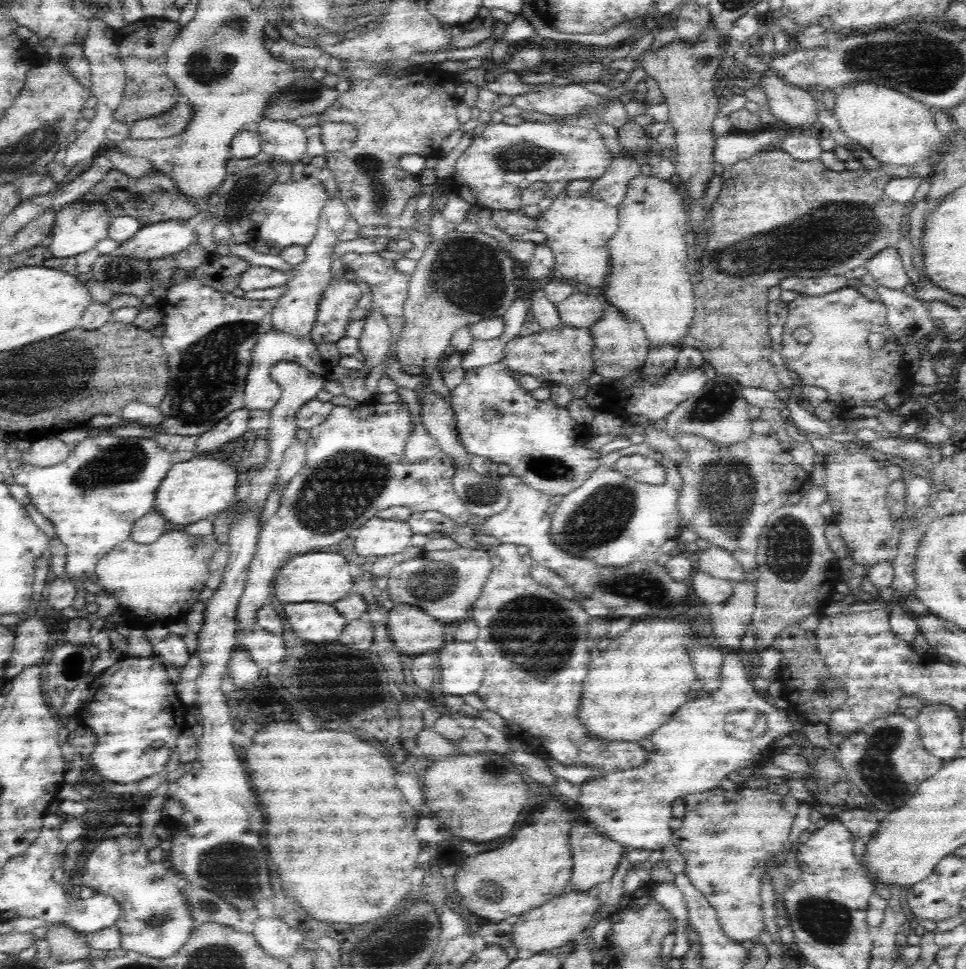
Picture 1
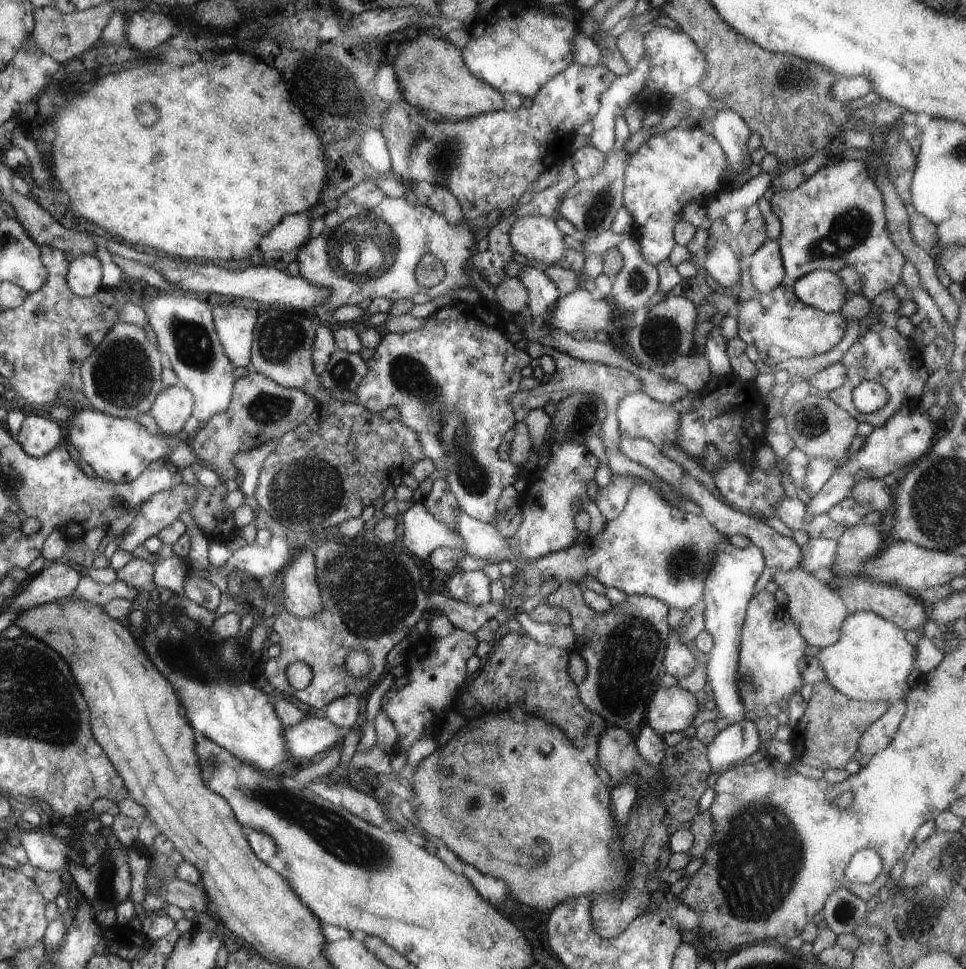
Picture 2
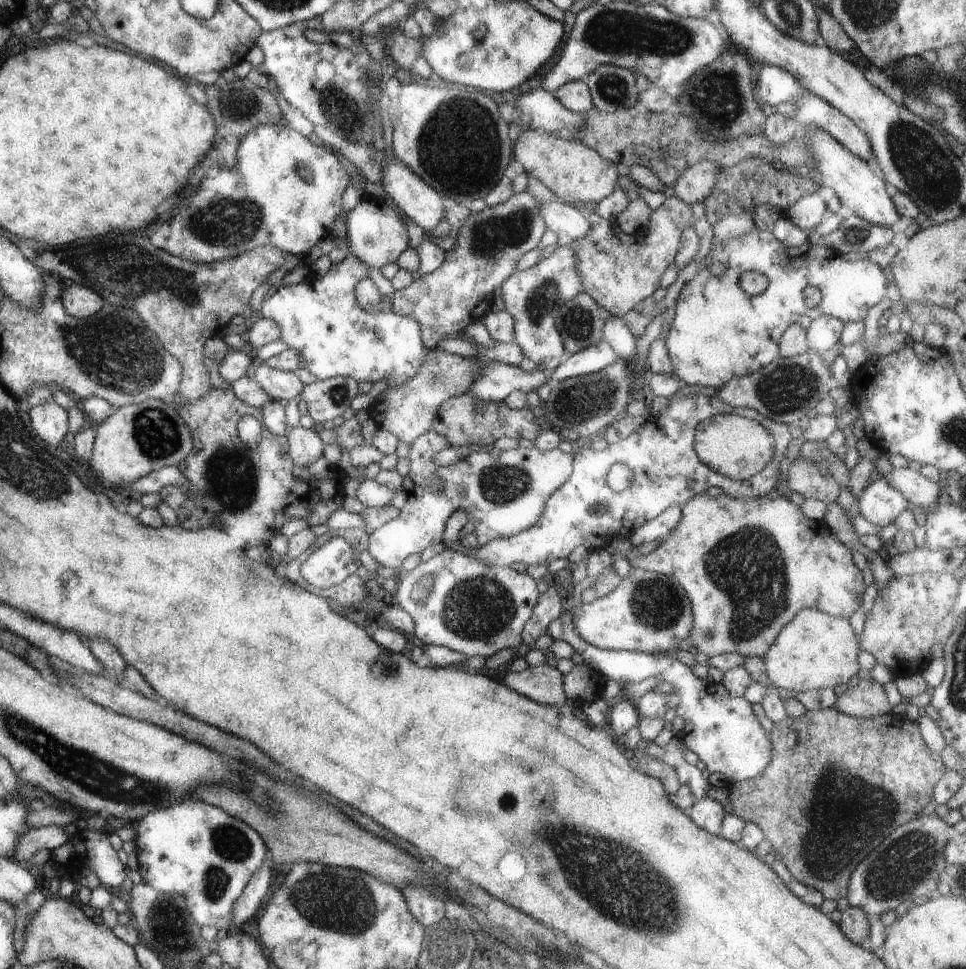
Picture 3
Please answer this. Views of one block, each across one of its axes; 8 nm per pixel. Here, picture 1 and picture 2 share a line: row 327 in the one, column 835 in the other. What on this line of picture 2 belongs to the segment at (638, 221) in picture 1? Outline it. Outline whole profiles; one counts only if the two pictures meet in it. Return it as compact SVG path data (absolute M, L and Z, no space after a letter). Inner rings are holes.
M850 609L845 620L839 626L839 638L837 642L820 648L815 654L815 660L819 662L827 684L839 694L850 699L857 699L861 702L879 702L885 700L886 704L904 702L909 688L906 680L909 672L914 668L916 650L905 640L905 632L897 628L889 620L875 616L871 612Z

